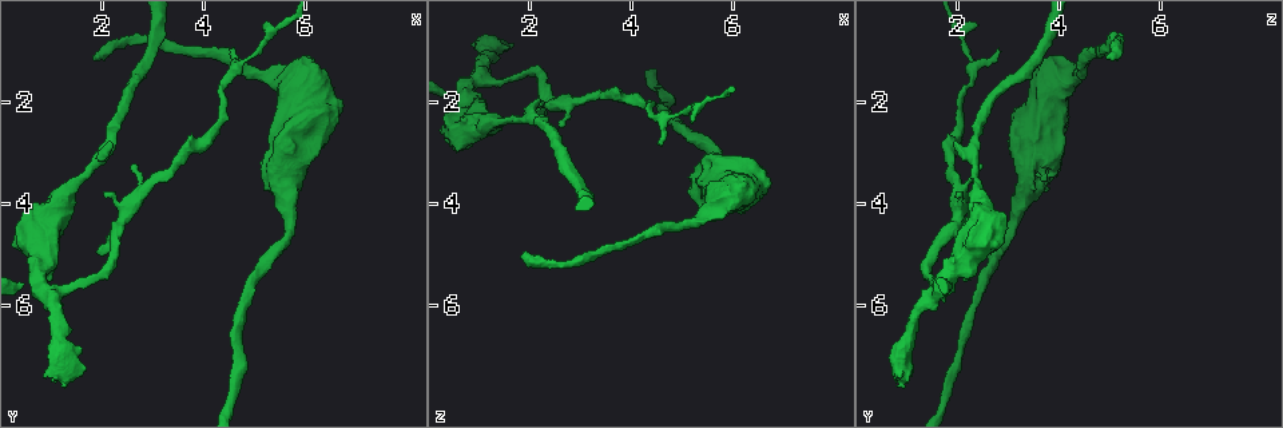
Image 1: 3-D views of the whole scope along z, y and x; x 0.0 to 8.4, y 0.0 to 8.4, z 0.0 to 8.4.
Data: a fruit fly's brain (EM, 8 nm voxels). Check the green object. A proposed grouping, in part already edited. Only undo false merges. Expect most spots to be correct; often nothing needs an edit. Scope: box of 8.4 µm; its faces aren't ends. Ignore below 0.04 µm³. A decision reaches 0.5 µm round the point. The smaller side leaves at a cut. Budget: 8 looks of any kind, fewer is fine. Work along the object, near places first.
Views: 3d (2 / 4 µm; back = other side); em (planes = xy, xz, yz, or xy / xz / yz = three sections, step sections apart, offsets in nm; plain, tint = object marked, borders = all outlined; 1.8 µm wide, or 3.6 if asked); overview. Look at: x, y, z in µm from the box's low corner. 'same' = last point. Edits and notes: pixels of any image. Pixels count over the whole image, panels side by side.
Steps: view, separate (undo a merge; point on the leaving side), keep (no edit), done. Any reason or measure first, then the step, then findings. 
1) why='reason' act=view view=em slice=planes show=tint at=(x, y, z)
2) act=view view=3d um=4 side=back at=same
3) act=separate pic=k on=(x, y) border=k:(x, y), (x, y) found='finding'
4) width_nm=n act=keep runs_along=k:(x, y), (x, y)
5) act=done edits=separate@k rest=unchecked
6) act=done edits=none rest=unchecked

why='a narrow waist' act=view view=3d um=4 at=(5.00, 1.05, 2.25)

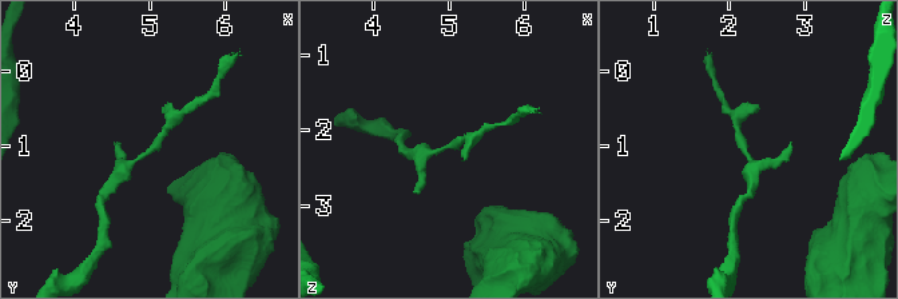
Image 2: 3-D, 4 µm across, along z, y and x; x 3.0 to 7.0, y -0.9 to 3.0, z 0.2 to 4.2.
act=view view=em slice=planes show=tint at=(4.95, 1.05, 2.25)

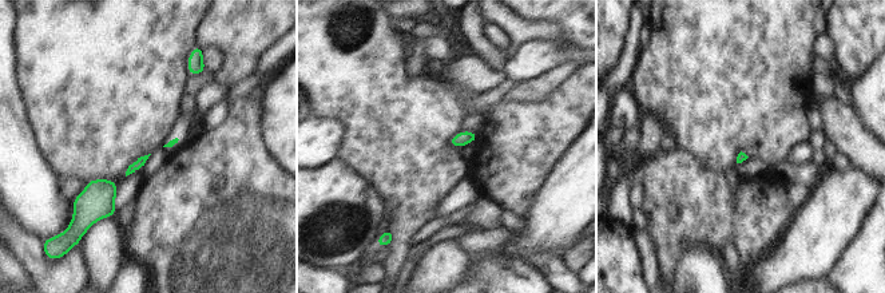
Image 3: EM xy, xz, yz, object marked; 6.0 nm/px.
act=keep found='continuous, no second cell'

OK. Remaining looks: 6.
why='thick turns thin' act=view view=3d um=4 at=(5.70, 3.15, 3.40)

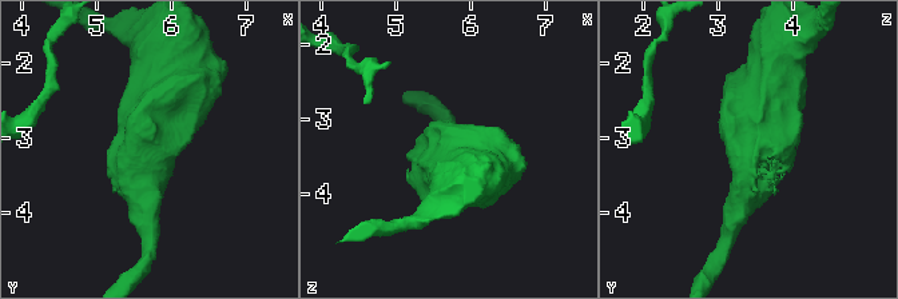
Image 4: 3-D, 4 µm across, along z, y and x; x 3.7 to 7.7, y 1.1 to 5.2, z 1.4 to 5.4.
act=view view=em um=3.6 slice=planes show=tint at=(5.70, 3.10, 3.40)

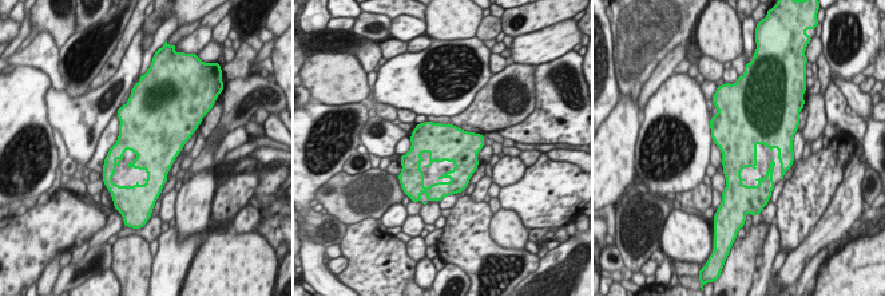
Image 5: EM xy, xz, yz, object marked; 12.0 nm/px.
act=keep found='continuous, no second cell'

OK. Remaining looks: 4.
why='sudden change in width' act=view view=em um=3.6 slice=planes show=tint at=(1.30, 3.80, 2.40)

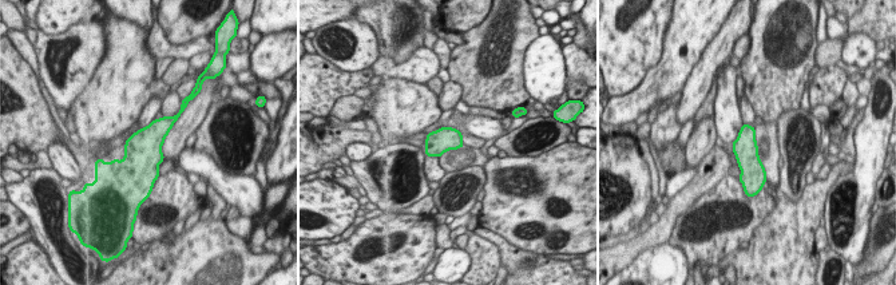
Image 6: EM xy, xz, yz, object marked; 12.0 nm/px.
act=keep found='one cell here'

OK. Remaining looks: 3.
act=done edits=none rest=unchecked

